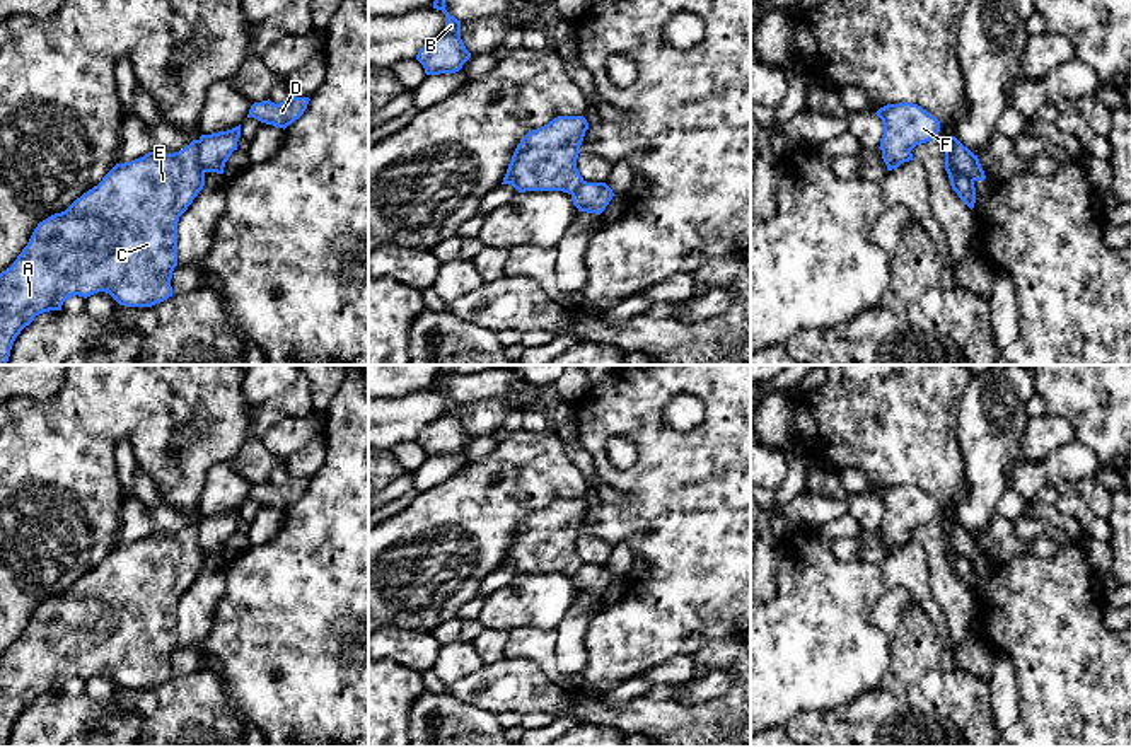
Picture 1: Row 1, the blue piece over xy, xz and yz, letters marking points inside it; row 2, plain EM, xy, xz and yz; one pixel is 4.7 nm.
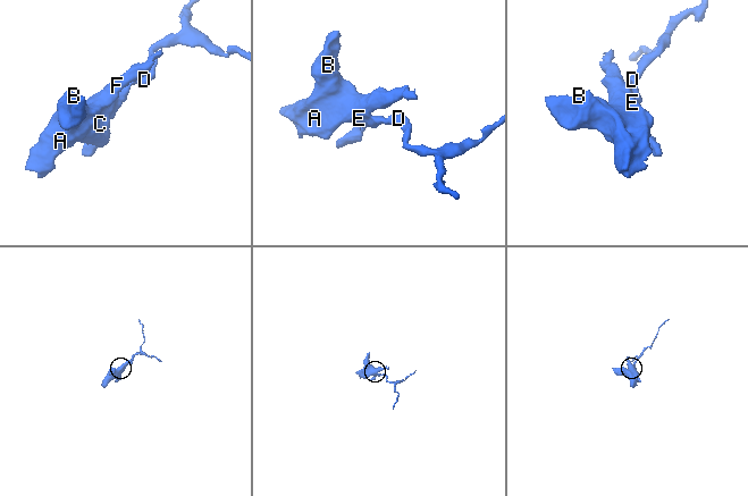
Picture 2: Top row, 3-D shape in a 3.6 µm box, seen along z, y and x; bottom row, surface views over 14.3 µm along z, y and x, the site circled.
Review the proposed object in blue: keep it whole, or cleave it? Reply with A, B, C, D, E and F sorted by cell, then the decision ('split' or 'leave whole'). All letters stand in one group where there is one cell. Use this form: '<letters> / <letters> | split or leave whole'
A B C E F / D | split

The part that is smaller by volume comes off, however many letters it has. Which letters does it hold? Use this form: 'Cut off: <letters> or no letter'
Cut off: D

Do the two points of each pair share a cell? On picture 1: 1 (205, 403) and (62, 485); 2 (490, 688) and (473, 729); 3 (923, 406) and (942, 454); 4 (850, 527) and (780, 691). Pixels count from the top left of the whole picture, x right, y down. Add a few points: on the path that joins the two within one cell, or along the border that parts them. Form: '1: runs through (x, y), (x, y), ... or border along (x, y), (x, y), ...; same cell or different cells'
1: runs through (169, 403), (140, 403), (94, 449); same cell
2: border along (449, 691), (463, 701), (495, 715); different cells
3: runs through (923, 418), (923, 435), (930, 442); same cell
4: border along (807, 527), (831, 541); different cells

